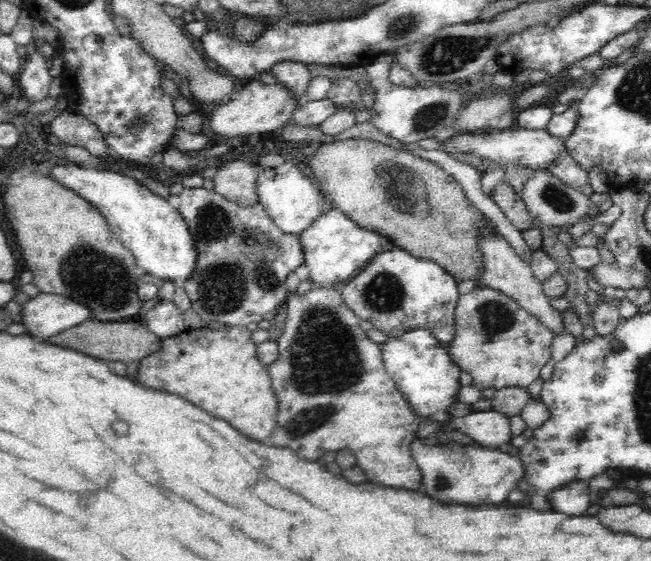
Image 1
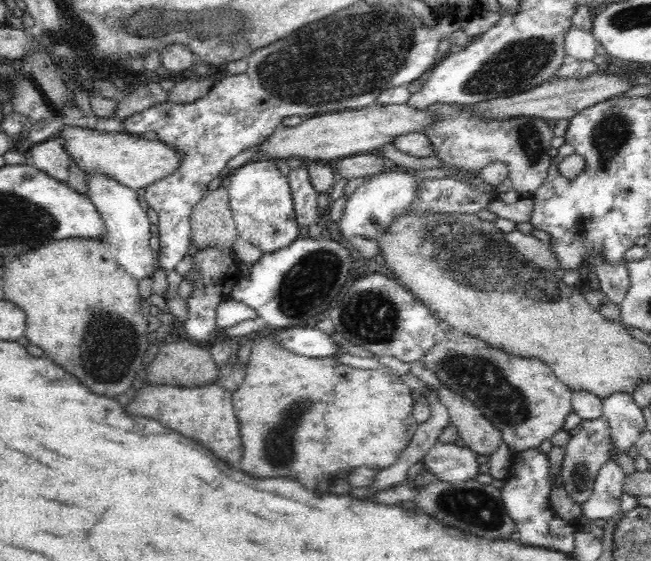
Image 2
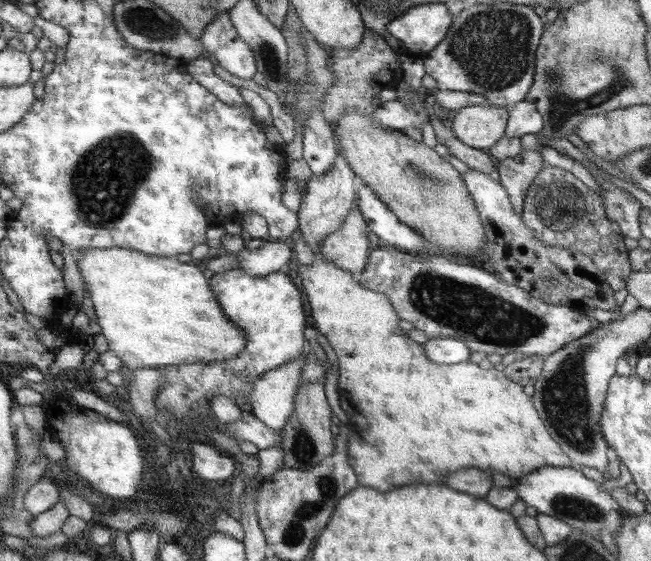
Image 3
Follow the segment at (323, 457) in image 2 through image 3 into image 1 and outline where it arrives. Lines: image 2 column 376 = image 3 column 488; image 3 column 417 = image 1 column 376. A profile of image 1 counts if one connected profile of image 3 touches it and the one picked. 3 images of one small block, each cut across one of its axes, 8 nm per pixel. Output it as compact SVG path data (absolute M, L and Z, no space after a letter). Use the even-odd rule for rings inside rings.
M336 288L310 289L287 300L287 317L278 343L278 360L266 365L278 402L278 418L274 432L266 442L270 446L292 448L300 458L316 460L330 450L352 450L358 466L370 482L392 488L418 490L422 475L413 464L410 443L416 438L419 420L397 390L386 371L380 343L372 341L358 326L360 317L340 296ZM308 394L318 394L318 400L308 400Z

